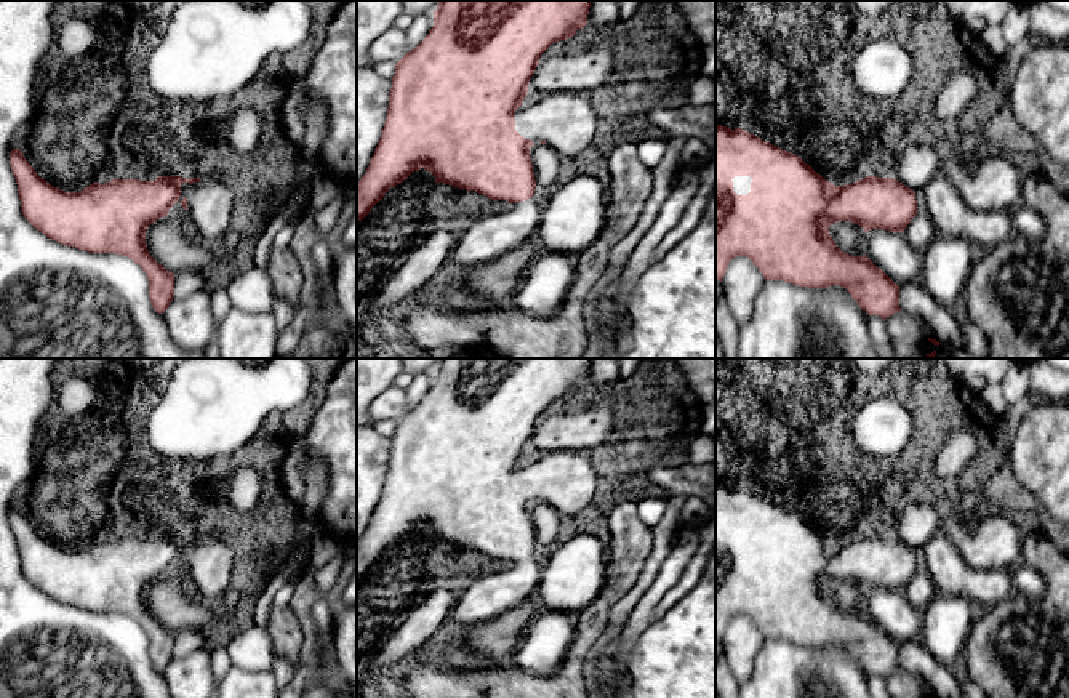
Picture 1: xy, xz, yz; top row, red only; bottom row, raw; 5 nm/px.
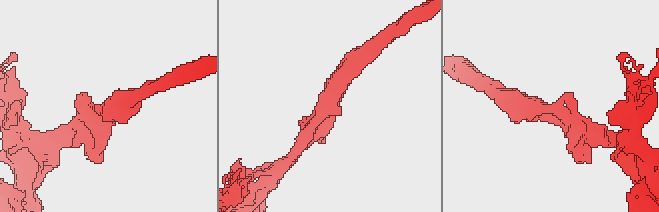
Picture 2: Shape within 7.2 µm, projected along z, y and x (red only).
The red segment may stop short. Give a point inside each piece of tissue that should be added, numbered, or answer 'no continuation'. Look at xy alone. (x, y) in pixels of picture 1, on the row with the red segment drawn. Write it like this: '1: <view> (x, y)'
1: xy (212, 202)

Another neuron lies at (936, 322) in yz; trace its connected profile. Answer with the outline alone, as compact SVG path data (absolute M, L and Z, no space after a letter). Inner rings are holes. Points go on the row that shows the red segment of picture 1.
M920 282L899 285L899 307L922 327L923 336L951 347L962 347L962 325L947 306L939 304Z

